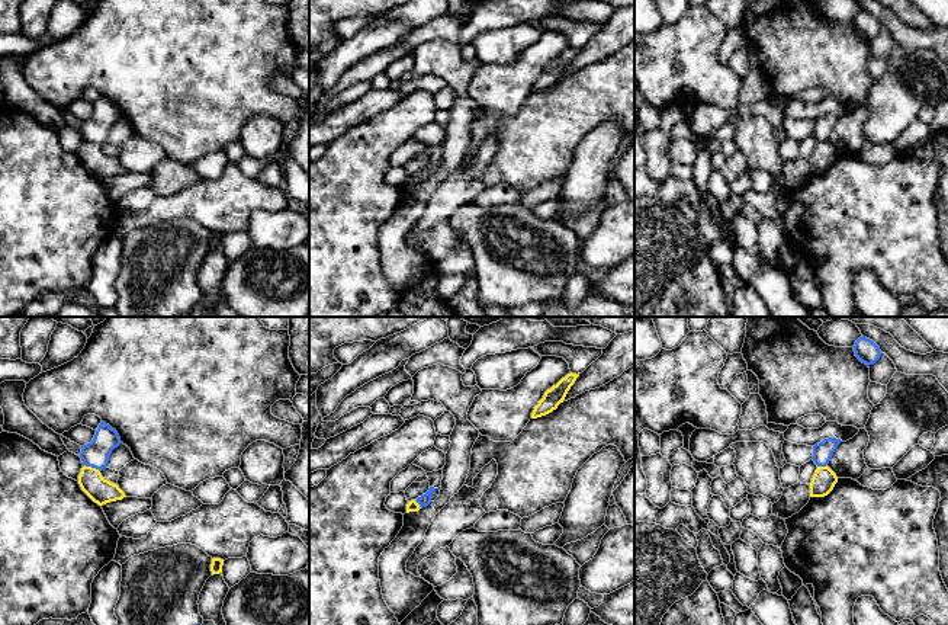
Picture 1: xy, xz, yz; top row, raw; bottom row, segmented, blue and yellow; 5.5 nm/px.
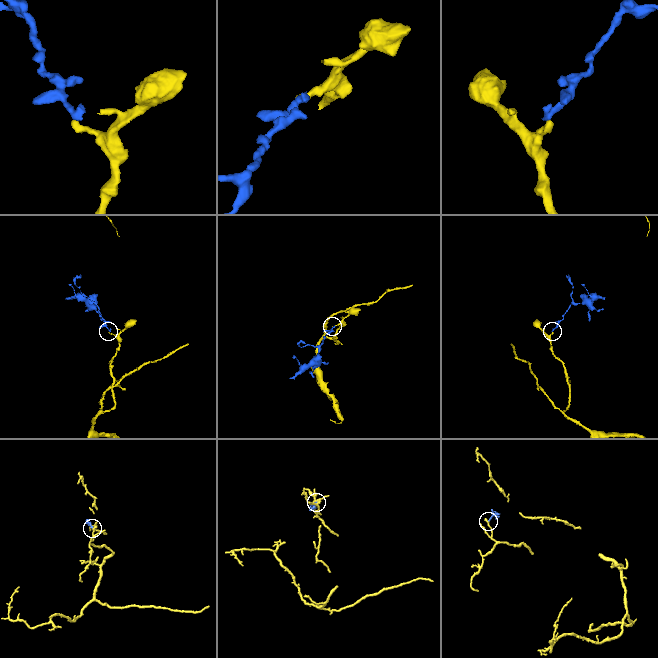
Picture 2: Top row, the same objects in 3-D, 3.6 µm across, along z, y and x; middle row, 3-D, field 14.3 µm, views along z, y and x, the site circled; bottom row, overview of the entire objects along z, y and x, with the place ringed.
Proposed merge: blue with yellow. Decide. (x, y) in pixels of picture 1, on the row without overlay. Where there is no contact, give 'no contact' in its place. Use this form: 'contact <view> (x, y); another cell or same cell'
contact xy (92, 141); another cell

